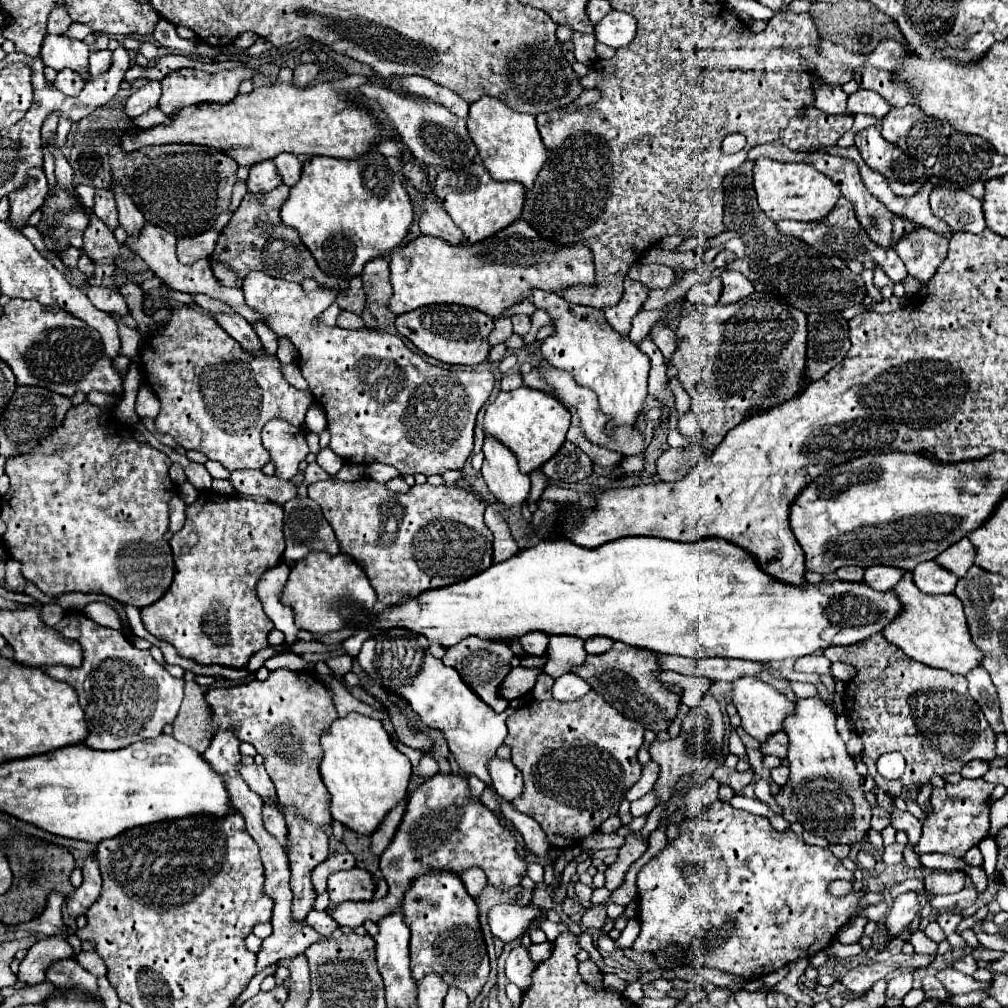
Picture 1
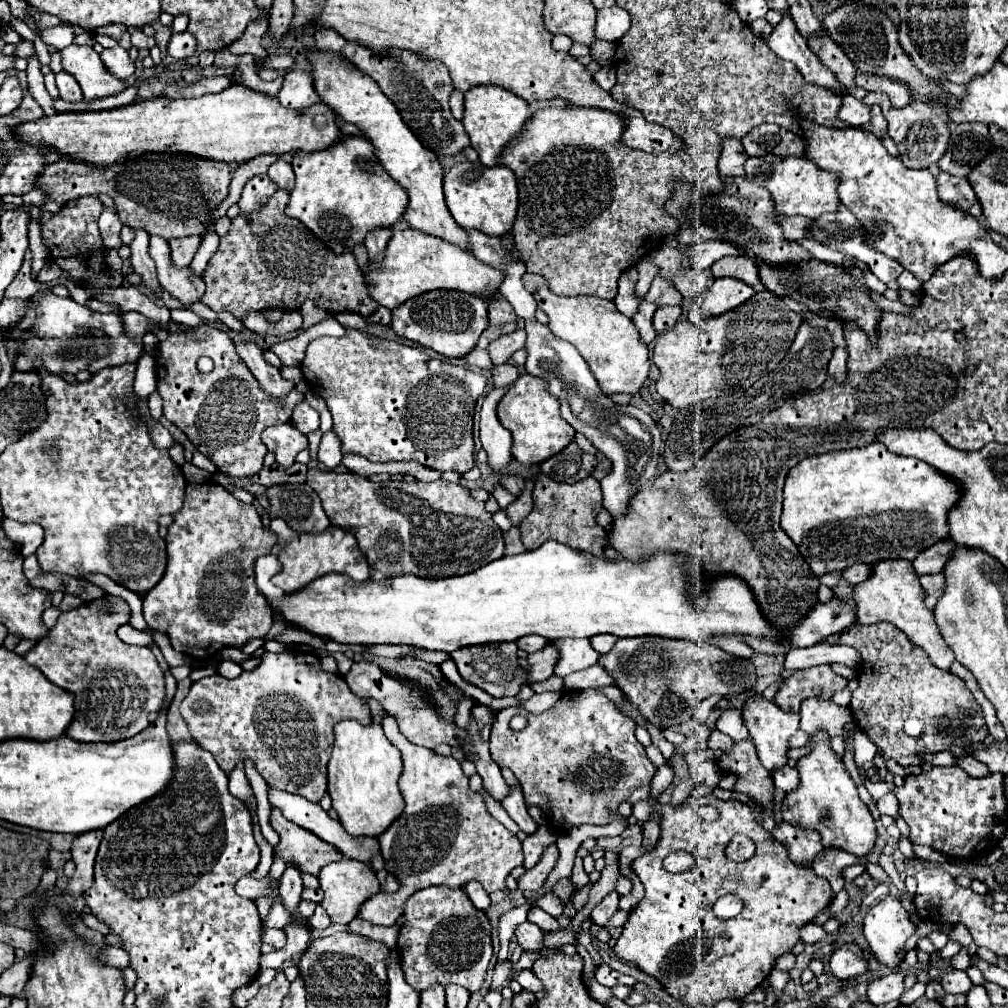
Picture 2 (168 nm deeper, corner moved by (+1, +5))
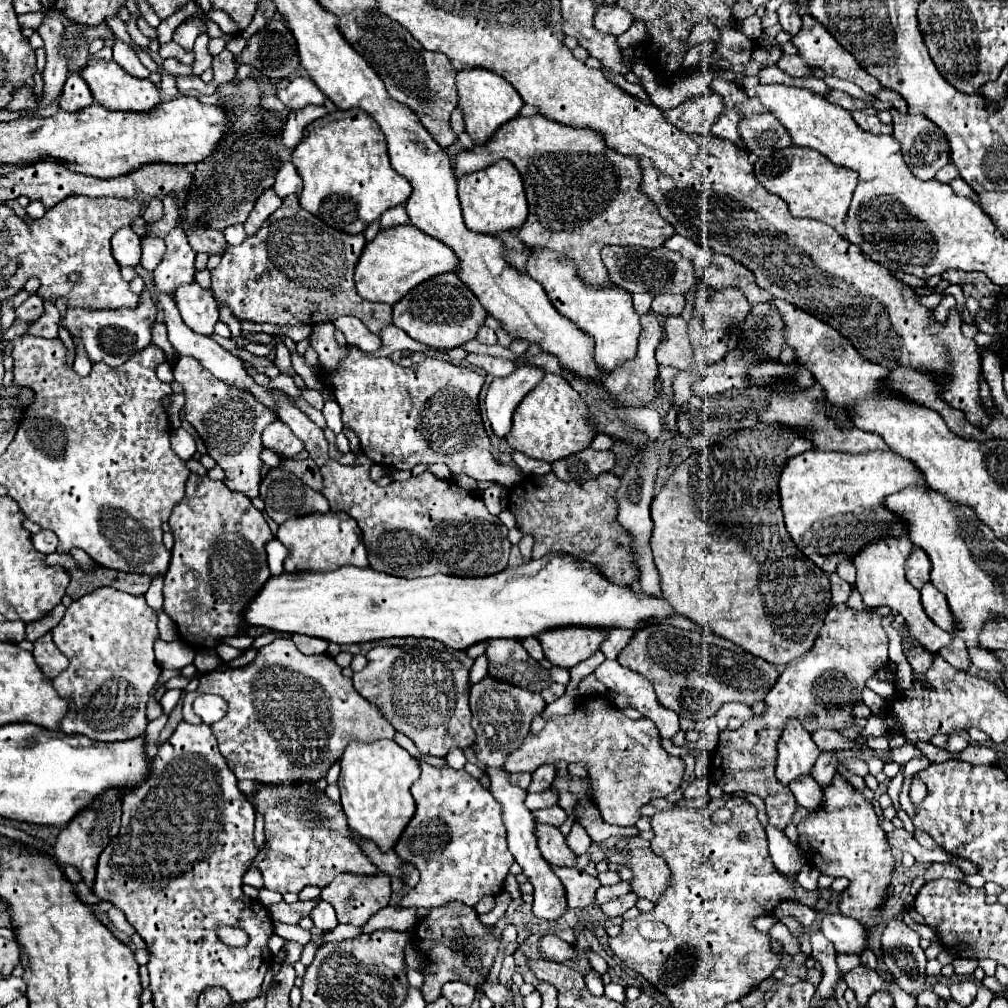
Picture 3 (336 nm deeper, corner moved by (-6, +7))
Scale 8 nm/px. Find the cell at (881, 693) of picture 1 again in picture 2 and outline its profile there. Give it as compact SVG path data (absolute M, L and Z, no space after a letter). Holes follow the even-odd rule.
M875 623L875 625L853 625L839 639L841 645L855 647L861 653L861 667L857 669L859 687L853 691L851 711L857 721L857 727L869 735L869 739L883 751L885 759L895 759L899 765L921 765L921 759L915 755L917 751L943 751L951 745L969 747L977 745L987 737L987 725L981 713L979 703L973 693L967 689L963 679L955 677L949 671L943 671L933 665L927 653L913 645L903 631L899 631L891 623Z

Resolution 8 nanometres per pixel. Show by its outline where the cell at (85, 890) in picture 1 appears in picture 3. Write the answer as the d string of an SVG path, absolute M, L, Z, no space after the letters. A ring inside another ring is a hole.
M108 791L104 793L102 797L98 797L94 801L94 805L86 811L82 811L78 815L78 819L72 819L68 823L68 827L58 835L58 841L54 845L54 855L56 859L62 863L62 865L74 865L80 875L82 875L82 881L92 887L94 885L94 879L96 879L96 863L98 863L98 857L100 853L104 851L104 847L110 843L112 837L118 835L118 827L120 827L120 803L122 799L118 797L116 791Z

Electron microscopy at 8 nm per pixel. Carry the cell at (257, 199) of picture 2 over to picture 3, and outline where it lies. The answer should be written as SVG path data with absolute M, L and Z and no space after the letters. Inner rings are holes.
M270 187L266 189L254 203L254 211L250 211L246 223L244 223L244 229L246 229L246 235L254 235L262 223L280 207L282 199L276 195L276 191Z

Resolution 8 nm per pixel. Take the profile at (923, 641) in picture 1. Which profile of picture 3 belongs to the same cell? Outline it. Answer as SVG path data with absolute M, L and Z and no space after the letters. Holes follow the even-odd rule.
M882 539L882 541L874 541L874 543L866 545L866 549L854 557L854 565L858 569L854 587L860 591L866 607L876 609L880 605L886 605L886 607L894 609L908 623L914 639L918 639L930 651L940 651L942 647L950 645L952 635L948 631L942 631L926 615L926 611L920 603L920 597L918 597L918 589L912 587L912 583L906 579L904 565L906 565L906 559L910 557L912 549L914 549L914 543L910 543L910 539Z

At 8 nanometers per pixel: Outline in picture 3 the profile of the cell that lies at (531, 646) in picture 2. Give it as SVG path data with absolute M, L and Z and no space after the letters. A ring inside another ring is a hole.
M536 637L524 639L524 641L522 641L522 645L524 645L524 649L530 653L530 657L532 657L532 659L540 661L540 659L544 657L544 653L542 653L542 645L538 643L538 639L536 639Z

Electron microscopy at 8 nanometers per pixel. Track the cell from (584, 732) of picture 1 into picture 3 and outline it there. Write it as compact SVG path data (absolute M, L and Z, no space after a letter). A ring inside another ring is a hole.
M588 697L580 701L574 713L552 715L540 733L536 735L528 733L522 745L504 759L504 769L508 773L532 773L542 765L558 765L562 761L584 763L588 777L592 781L592 791L590 791L592 801L598 805L604 821L618 827L632 827L640 819L638 809L654 797L666 797L668 793L676 791L684 775L684 761L680 757L670 757L662 749L658 729L650 719L644 717L644 719L632 721L606 697Z

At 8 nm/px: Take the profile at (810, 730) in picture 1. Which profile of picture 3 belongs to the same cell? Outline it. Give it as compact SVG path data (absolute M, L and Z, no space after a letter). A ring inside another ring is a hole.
M840 773L834 775L830 785L822 785L822 793L824 801L820 803L820 809L810 811L808 817L798 823L798 847L820 873L850 879L850 885L840 899L840 911L842 915L864 923L866 929L874 929L880 921L884 893L890 885L890 875L894 869L894 857L886 841L886 833L880 827L874 805L866 801L864 795Z

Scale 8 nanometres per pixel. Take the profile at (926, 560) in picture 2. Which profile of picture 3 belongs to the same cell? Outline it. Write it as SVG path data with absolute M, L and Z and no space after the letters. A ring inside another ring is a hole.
M920 547L914 549L906 561L906 577L916 589L920 589L930 579L930 557Z

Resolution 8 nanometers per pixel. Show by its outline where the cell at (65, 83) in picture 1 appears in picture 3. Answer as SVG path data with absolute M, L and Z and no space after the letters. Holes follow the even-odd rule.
M70 73L62 95L60 95L60 109L62 111L80 111L94 103L94 97L86 85L86 81L78 73Z

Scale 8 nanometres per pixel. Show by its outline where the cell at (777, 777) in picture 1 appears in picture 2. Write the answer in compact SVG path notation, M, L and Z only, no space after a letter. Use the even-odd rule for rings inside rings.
M787 765L783 769L775 769L773 771L773 781L775 781L775 787L779 791L789 793L789 791L793 791L793 789L799 787L799 773L797 773L795 767Z

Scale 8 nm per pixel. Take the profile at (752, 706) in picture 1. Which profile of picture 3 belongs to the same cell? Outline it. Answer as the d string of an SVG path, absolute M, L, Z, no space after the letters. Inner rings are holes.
M792 719L792 723L786 723L778 739L778 765L776 765L778 781L788 785L798 775L810 775L818 755L820 751L814 745L810 733L806 733L798 719Z

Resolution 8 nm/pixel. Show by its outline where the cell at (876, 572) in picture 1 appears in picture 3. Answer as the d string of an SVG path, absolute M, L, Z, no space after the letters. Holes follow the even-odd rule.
M852 561L840 563L840 565L838 565L838 569L836 569L836 573L838 573L844 581L848 581L850 585L856 581L856 567L854 567L854 563L852 563Z

